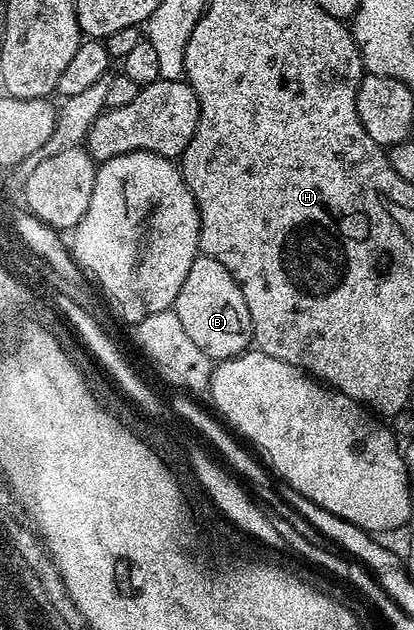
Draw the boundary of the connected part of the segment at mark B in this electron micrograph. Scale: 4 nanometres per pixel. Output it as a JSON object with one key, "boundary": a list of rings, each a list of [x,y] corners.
{"boundary":[[[199,255],[193,260],[187,279],[183,279],[183,287],[179,287],[175,310],[188,338],[214,362],[240,357],[253,345],[251,315],[243,291],[235,283],[231,271],[215,259]]]}

